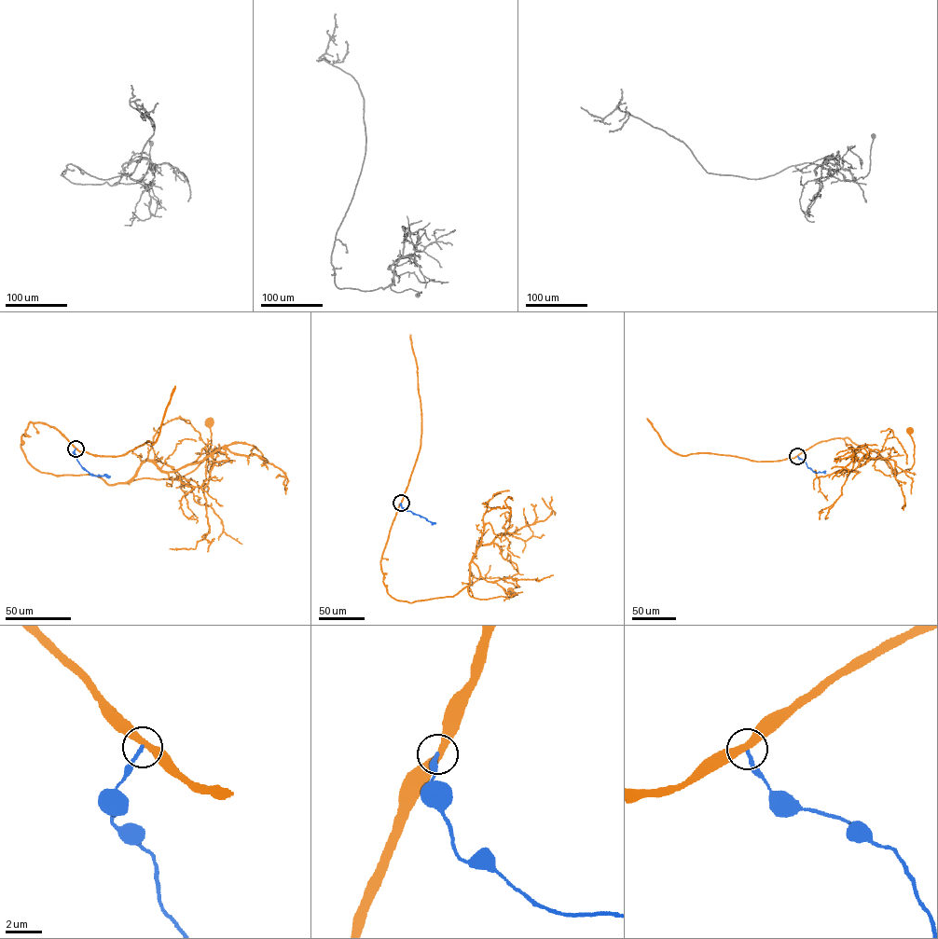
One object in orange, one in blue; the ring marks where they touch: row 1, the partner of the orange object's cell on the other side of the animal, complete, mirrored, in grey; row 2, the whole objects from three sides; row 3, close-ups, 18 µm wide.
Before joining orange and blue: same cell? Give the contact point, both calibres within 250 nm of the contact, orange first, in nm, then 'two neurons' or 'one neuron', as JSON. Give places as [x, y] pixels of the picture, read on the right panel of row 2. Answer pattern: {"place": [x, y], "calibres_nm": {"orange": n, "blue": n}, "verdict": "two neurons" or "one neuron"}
{"place": [797, 456], "calibres_nm": {"orange": 380, "blue": 200}, "verdict": "two neurons"}

